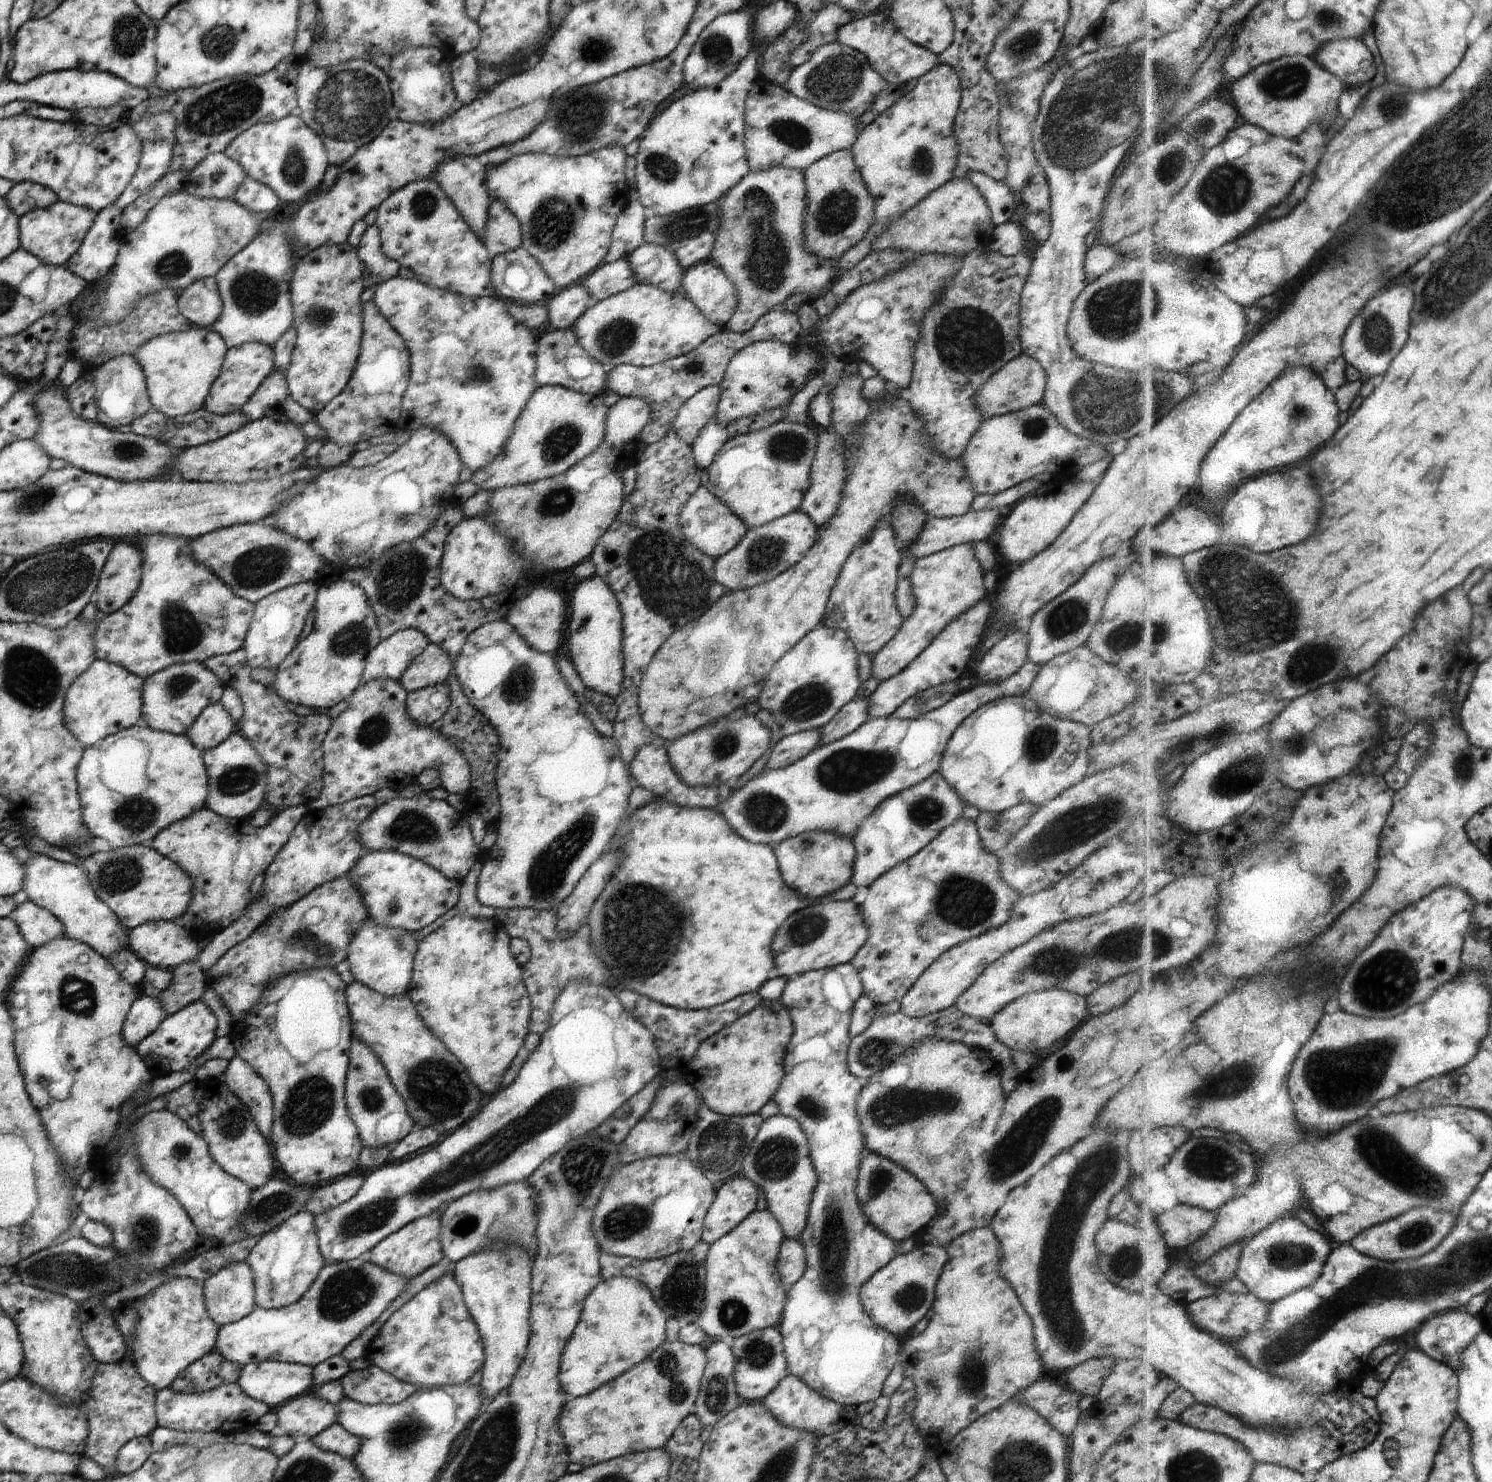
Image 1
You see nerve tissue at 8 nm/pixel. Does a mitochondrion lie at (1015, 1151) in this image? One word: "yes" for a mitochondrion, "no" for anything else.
yes

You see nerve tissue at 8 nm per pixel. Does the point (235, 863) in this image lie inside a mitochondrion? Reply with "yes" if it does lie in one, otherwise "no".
no

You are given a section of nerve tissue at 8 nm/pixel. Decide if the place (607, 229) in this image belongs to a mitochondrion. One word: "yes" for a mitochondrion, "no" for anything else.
no

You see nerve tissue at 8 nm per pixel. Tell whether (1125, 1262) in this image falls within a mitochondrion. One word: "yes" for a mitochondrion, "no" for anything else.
yes

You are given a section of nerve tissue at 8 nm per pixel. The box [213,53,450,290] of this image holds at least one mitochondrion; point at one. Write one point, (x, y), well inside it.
(349, 105)

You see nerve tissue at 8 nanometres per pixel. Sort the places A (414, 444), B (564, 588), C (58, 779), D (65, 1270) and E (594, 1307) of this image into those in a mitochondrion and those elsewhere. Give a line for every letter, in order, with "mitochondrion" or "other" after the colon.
A: other
B: other
C: other
D: mitochondrion
E: other

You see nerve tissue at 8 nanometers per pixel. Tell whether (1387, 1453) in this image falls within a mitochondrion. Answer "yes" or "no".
yes

